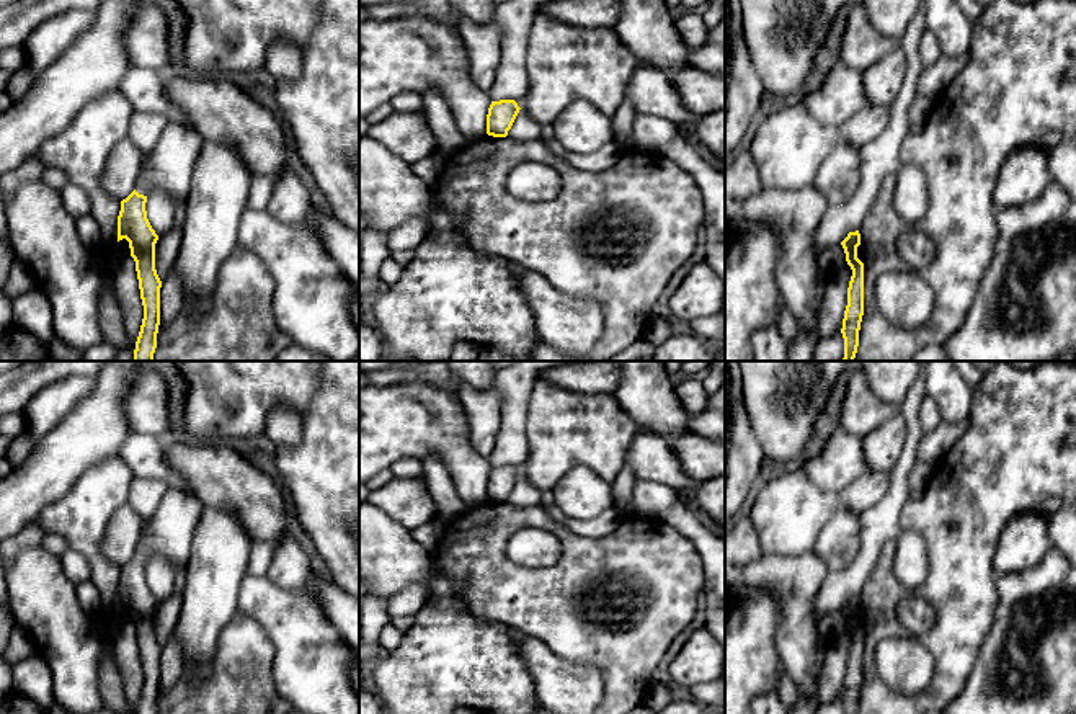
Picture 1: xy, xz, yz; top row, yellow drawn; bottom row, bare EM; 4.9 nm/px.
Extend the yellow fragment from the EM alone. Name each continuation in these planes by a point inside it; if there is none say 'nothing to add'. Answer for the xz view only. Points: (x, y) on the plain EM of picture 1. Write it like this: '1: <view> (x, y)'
1: xz (564, 428)

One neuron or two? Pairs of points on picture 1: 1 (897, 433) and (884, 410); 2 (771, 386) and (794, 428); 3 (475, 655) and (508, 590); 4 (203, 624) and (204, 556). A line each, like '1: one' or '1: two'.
1: two
2: one
3: two
4: one

